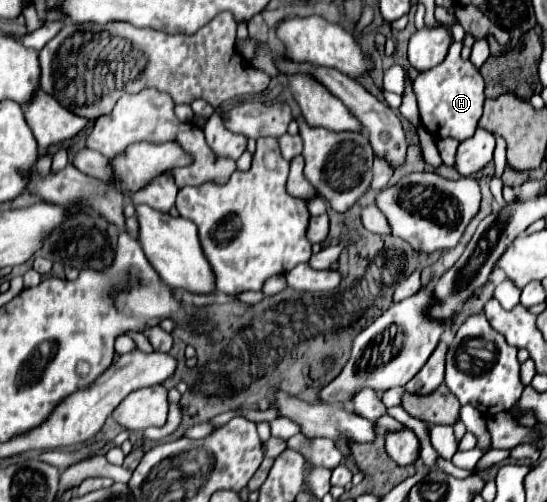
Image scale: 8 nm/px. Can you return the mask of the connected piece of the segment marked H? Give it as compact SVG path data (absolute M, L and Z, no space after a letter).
M452 43L448 57L434 69L422 71L414 79L414 91L418 97L418 109L420 119L430 135L436 139L440 137L454 137L458 141L464 141L474 135L478 121L482 117L484 107L484 79L480 71L460 57L460 43Z

